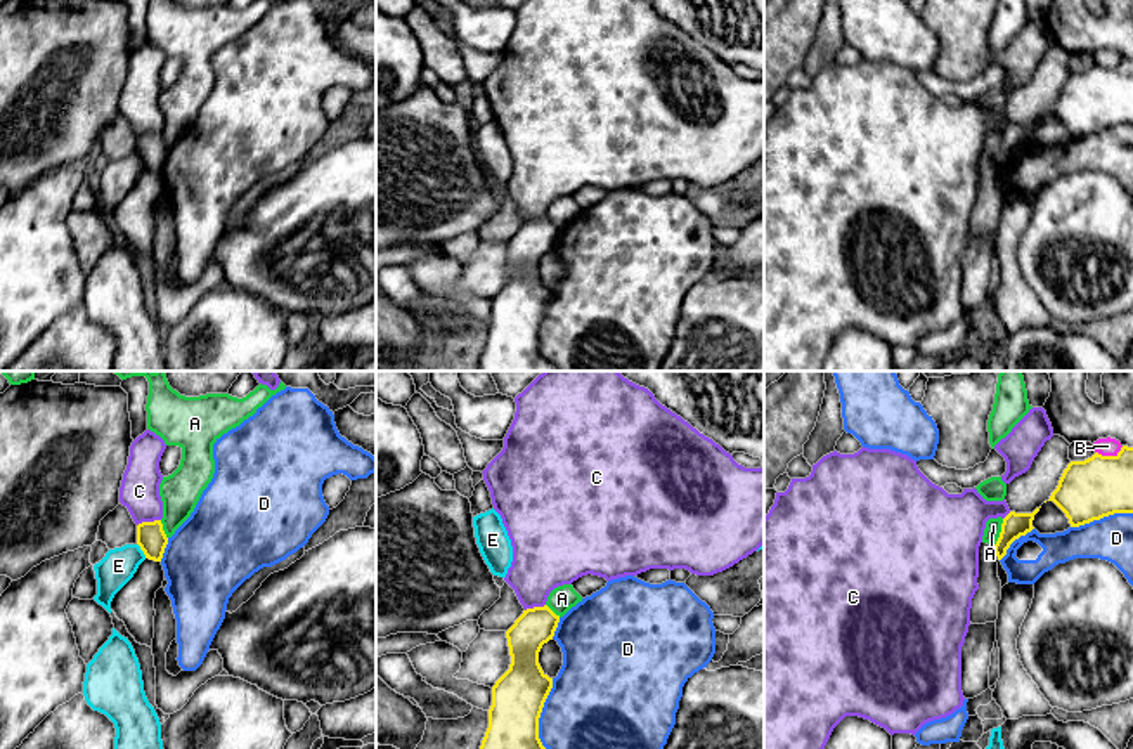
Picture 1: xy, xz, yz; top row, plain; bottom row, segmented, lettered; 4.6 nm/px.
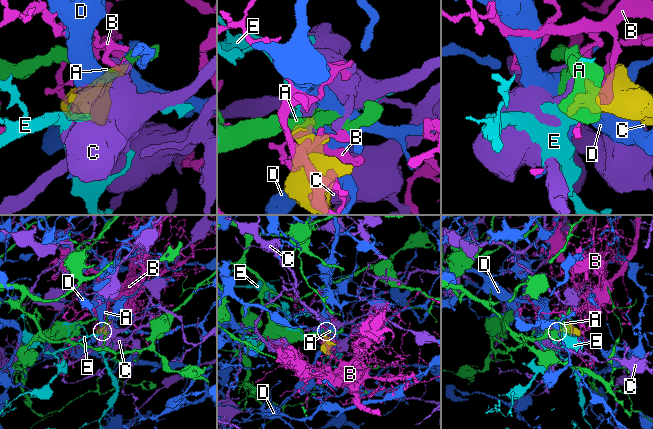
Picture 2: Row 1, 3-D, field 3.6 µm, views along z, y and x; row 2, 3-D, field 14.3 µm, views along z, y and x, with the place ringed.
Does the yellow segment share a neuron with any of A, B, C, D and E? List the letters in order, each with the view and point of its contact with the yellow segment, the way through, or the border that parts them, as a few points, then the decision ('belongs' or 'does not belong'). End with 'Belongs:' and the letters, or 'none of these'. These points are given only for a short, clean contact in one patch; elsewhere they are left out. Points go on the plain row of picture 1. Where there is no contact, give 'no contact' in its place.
A: yz (1000, 144) | along yz (1003, 130), (1000, 148), (993, 158) | does not belong
B: yz (1109, 68) | does not belong
C: xy (148, 134) | along xy (160, 130), (137, 137) | does not belong
D: xz (537, 332) | does not belong
E: xy (141, 160) | along xy (137, 155), (146, 169) | does not belong
Belongs: none of these

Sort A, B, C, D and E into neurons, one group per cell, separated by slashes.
A / B / C / D / E

